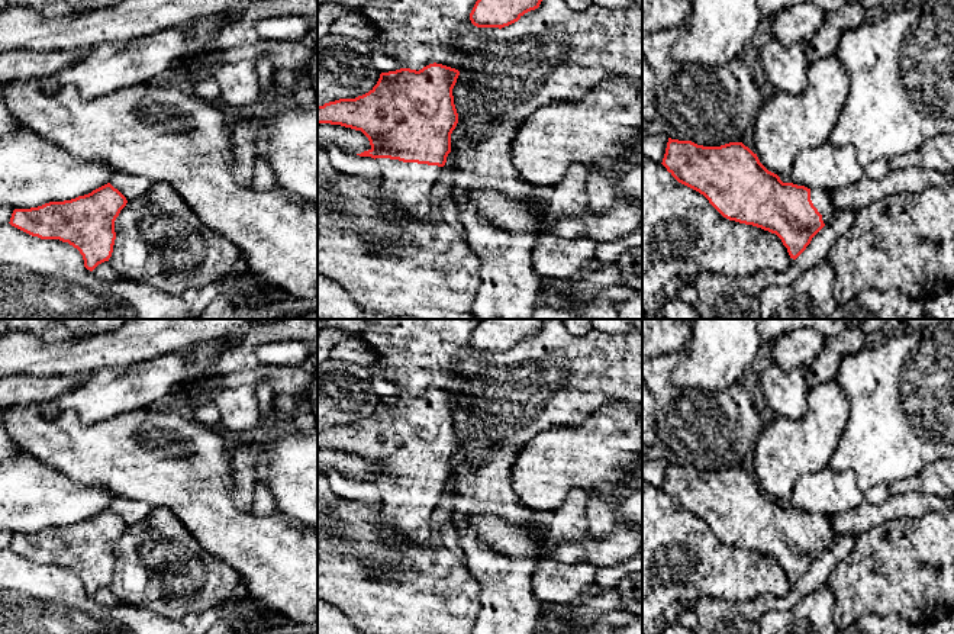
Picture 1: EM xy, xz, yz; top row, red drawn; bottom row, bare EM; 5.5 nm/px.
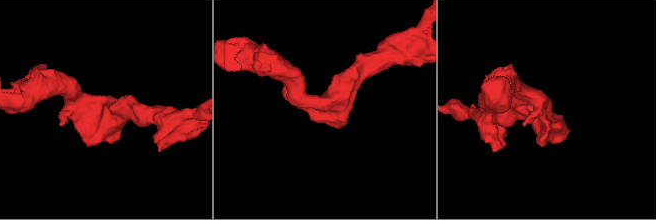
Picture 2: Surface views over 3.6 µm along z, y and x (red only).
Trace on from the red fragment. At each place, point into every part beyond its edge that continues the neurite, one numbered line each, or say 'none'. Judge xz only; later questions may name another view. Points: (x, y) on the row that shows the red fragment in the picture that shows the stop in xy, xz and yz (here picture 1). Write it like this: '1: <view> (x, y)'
1: xz (405, 186)

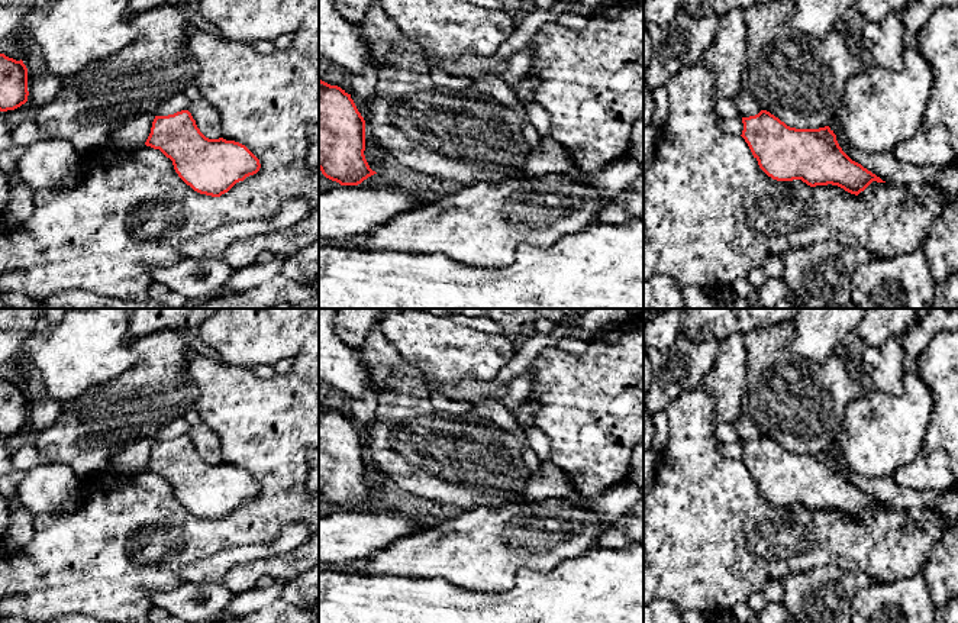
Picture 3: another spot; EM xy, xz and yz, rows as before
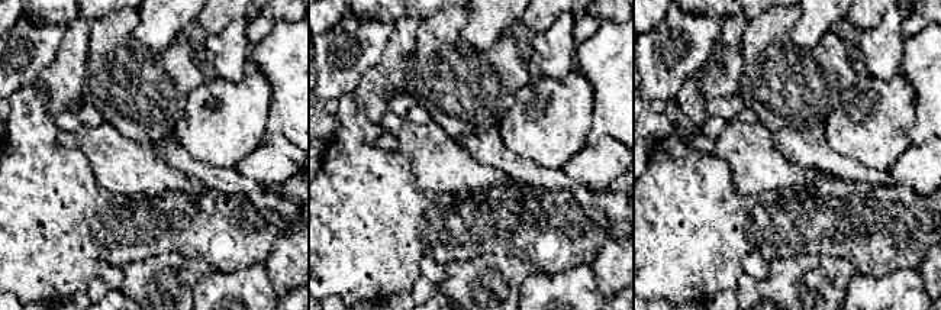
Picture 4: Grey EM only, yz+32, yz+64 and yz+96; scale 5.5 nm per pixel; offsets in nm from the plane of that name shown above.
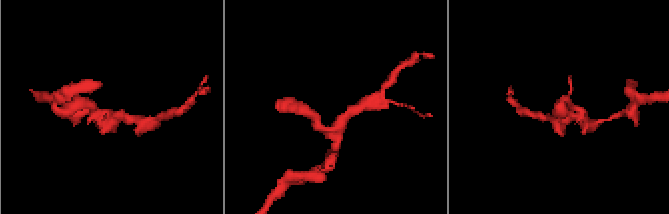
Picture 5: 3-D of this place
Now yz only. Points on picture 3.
none

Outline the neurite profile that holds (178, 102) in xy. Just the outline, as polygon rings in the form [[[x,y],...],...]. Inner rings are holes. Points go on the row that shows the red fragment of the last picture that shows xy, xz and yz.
[[[177,93],[161,101],[152,101],[149,106],[142,109],[142,113],[149,112],[155,116],[168,116],[181,110],[188,110],[190,100],[184,93]]]

